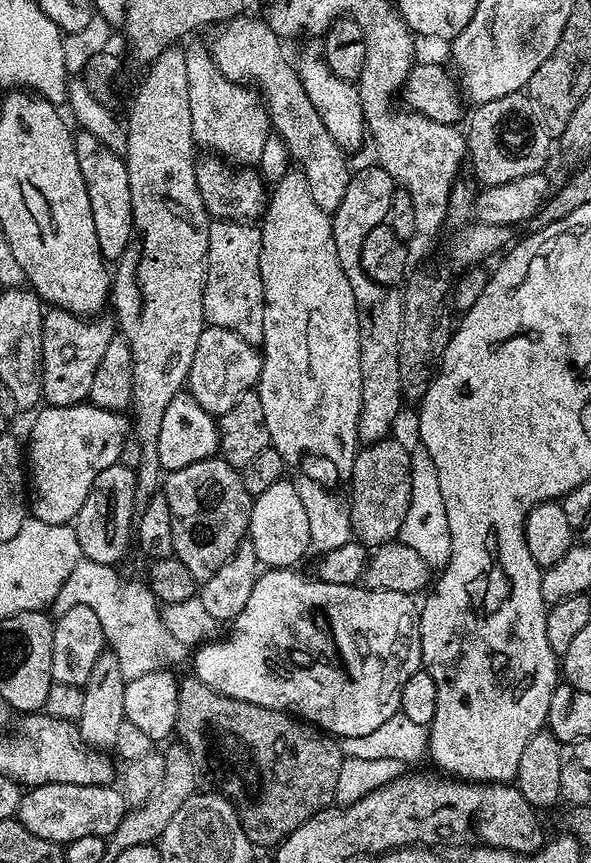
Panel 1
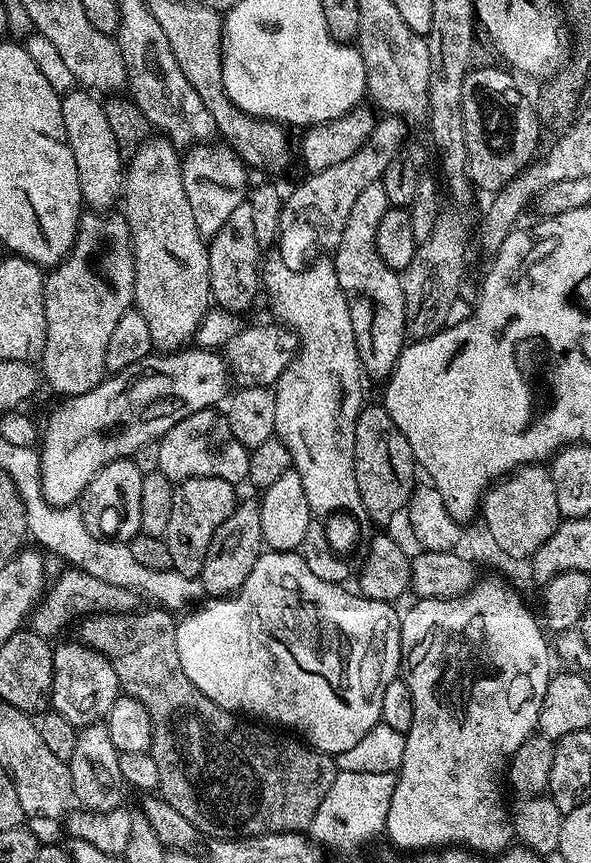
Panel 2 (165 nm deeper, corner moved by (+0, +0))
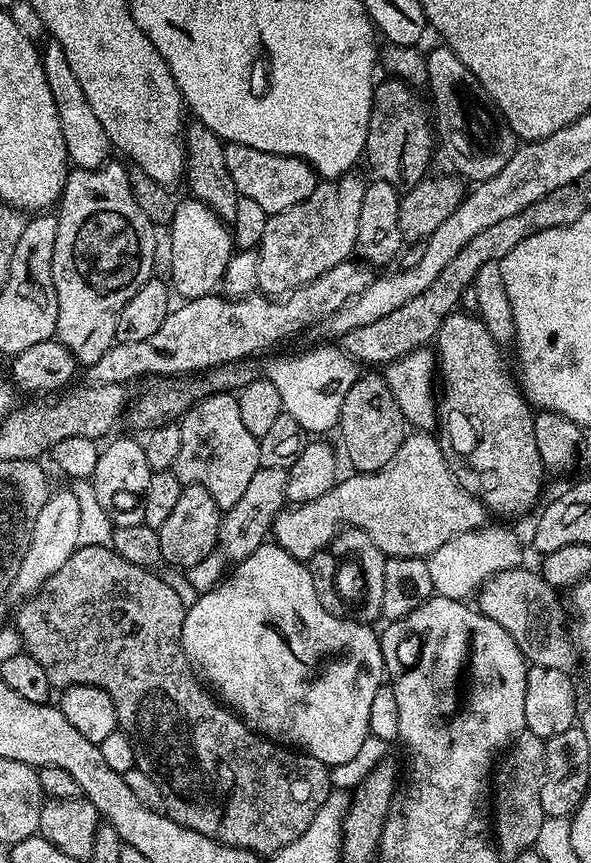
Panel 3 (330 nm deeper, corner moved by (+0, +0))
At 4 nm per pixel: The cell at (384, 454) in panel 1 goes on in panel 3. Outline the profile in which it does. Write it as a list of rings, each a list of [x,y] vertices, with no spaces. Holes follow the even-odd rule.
[[[362,374],[350,390],[346,390],[346,398],[342,398],[340,411],[340,440],[348,451],[348,460],[356,472],[377,472],[398,454],[398,446],[402,446],[406,435],[406,421],[402,410],[398,410],[398,402],[394,402],[394,394],[390,394],[390,386],[383,375],[368,376]]]

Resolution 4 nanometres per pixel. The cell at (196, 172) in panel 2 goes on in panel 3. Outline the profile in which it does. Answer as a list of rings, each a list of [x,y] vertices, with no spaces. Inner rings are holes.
[[[181,199],[176,205],[170,225],[172,237],[168,240],[168,264],[172,267],[170,284],[175,295],[180,295],[181,301],[213,295],[221,287],[224,271],[234,255],[234,241],[229,225],[202,201],[187,199]]]

